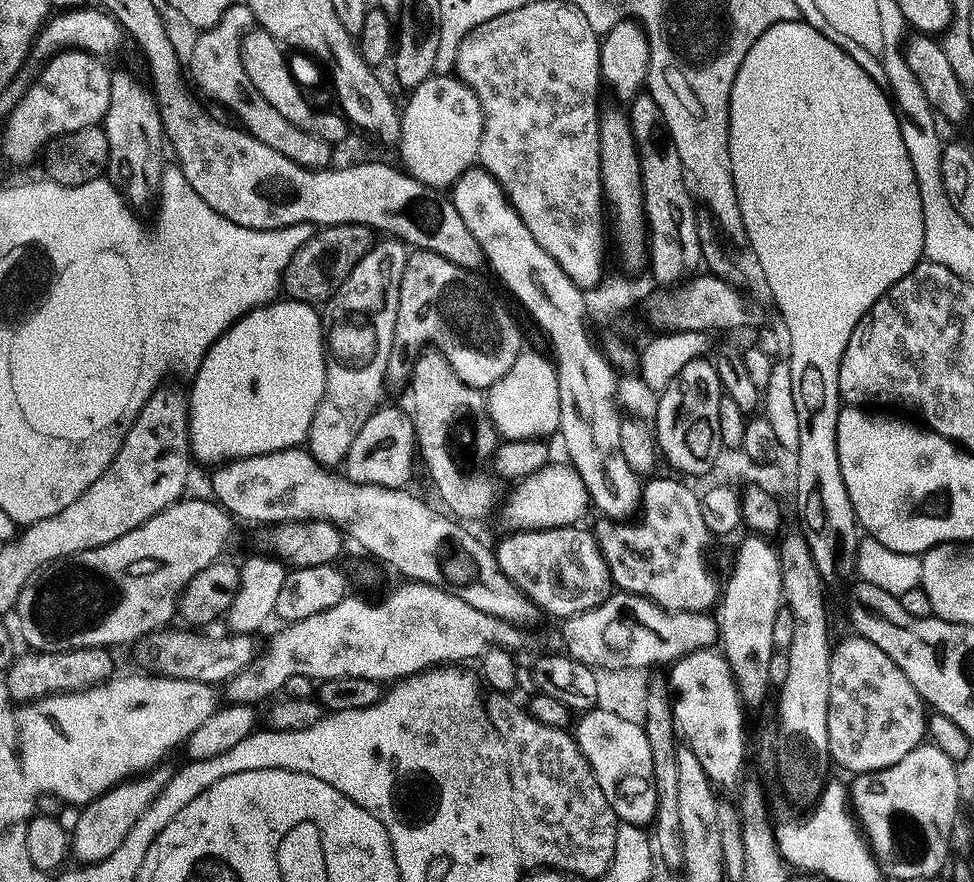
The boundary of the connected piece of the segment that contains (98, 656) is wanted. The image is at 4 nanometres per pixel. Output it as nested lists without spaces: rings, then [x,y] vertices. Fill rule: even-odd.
[[[107,648],[58,653],[27,653],[21,655],[7,671],[6,680],[12,700],[18,704],[33,703],[61,692],[84,692],[99,687],[115,677],[115,656]]]

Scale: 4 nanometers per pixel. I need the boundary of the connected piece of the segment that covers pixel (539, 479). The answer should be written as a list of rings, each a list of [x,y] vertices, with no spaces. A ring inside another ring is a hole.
[[[552,462],[547,467],[525,479],[519,485],[516,496],[508,500],[504,508],[504,524],[513,533],[540,532],[551,528],[571,528],[579,525],[580,519],[590,512],[588,491],[575,468],[567,463]]]

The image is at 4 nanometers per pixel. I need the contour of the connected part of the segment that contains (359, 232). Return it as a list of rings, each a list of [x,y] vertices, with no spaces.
[[[334,225],[332,228],[321,227],[310,238],[310,242],[306,242],[306,246],[302,246],[302,250],[298,250],[298,254],[292,259],[290,266],[285,270],[282,285],[283,295],[289,300],[297,300],[299,304],[311,304],[313,306],[327,304],[332,299],[332,295],[346,282],[346,278],[350,278],[354,266],[358,266],[358,262],[362,262],[362,258],[366,258],[366,254],[371,252],[373,243],[374,232],[371,228],[367,228],[364,225]]]

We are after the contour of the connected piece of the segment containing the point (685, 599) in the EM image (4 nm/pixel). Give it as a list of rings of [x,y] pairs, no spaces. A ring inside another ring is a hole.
[[[649,479],[643,485],[642,515],[635,522],[597,519],[594,535],[600,545],[601,554],[606,558],[606,566],[612,575],[612,583],[621,593],[650,600],[659,608],[663,608],[665,612],[711,613],[721,599],[722,584],[721,581],[716,581],[714,573],[708,572],[708,547],[712,544],[714,532],[707,528],[702,516],[701,497],[694,489],[687,488],[684,485],[687,483],[683,479],[656,479]]]

